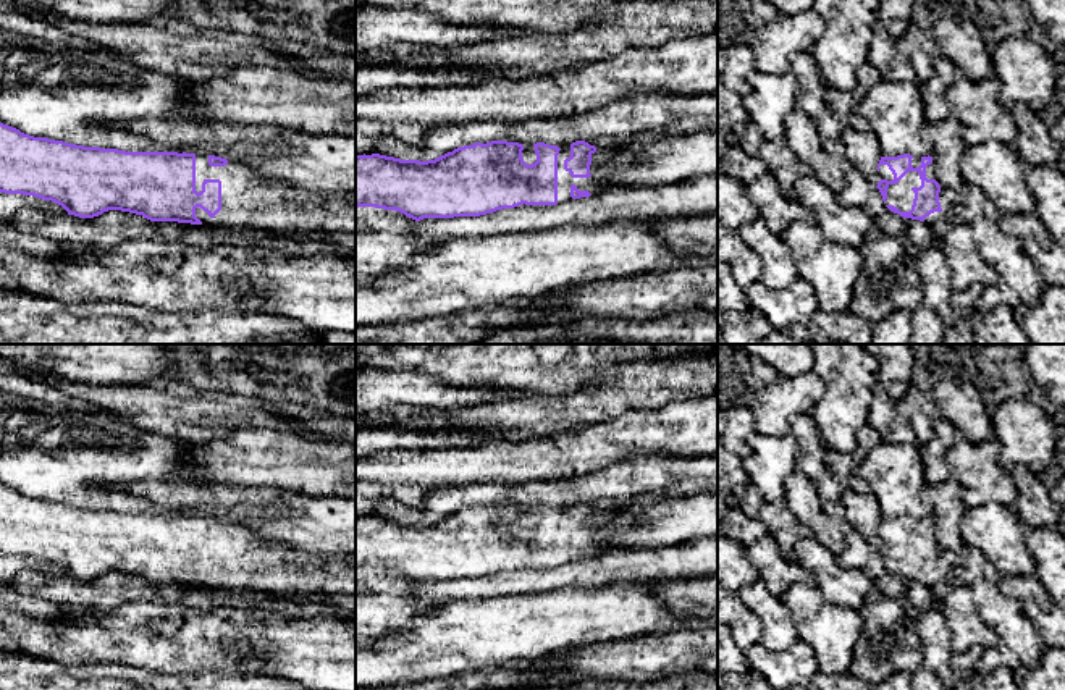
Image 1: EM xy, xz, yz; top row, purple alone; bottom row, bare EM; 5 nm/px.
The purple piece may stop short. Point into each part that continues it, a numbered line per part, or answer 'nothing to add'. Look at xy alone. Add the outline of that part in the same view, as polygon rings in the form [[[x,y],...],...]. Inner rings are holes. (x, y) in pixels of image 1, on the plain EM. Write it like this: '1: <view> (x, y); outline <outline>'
1: xy (249, 563); outline [[[196,515],[197,554],[202,553],[202,545],[205,541],[221,543],[221,572],[210,580],[207,574],[197,569],[196,579],[202,583],[202,587],[293,596],[312,593],[325,593],[328,596],[356,595],[356,561],[322,561],[299,549],[270,543],[262,538],[255,528],[234,522],[228,522],[225,528],[210,528],[207,515]]]

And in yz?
1: yz (900, 556); outline [[[908,533],[897,546],[889,546],[886,567],[894,567],[900,574],[910,574],[915,561],[913,549],[920,549],[918,533]]]

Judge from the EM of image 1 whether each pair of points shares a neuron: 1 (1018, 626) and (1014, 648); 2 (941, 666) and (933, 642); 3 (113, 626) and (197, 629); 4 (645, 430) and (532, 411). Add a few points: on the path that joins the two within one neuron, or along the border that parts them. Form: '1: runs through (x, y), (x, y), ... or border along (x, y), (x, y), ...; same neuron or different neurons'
1: runs through (1017, 631), (1017, 643); same neuron
2: runs through (936, 660), (936, 648); same neuron
3: runs through (134, 631), (176, 632); same neuron
4: border along (635, 408), (611, 419), (589, 422), (563, 432); different neurons

